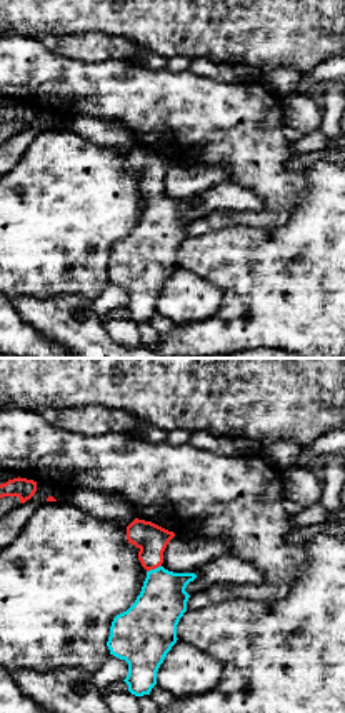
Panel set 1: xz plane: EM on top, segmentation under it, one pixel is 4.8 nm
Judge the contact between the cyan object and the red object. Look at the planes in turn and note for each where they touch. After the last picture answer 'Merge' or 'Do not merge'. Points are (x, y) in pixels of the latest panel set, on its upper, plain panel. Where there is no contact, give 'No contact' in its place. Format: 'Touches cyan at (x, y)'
Touches cyan at (155, 195)

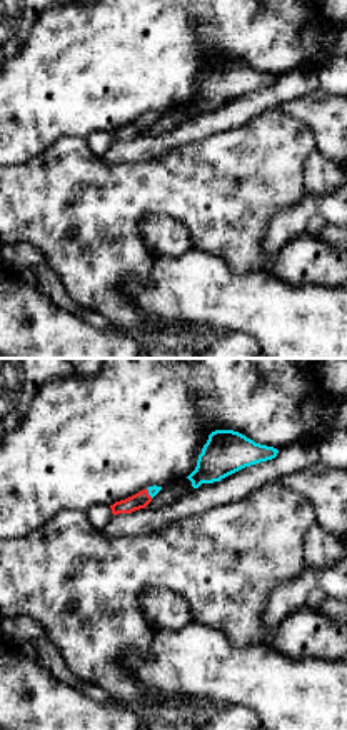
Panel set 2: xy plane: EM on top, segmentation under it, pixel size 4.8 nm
Touches cyan at (149, 120)

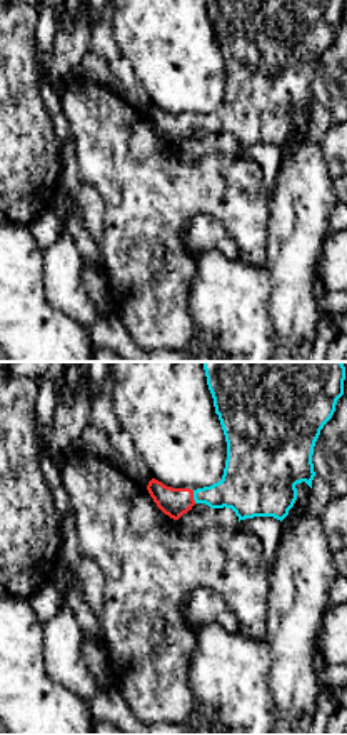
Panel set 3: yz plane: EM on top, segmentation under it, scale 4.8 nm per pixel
Touches cyan at (194, 124)

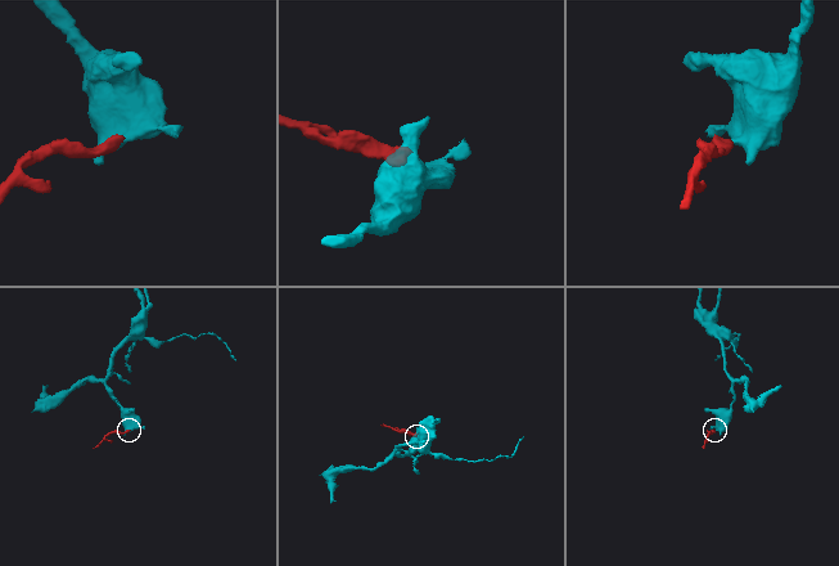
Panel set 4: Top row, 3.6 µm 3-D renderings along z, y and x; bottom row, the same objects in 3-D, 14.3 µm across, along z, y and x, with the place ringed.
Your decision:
Merge

